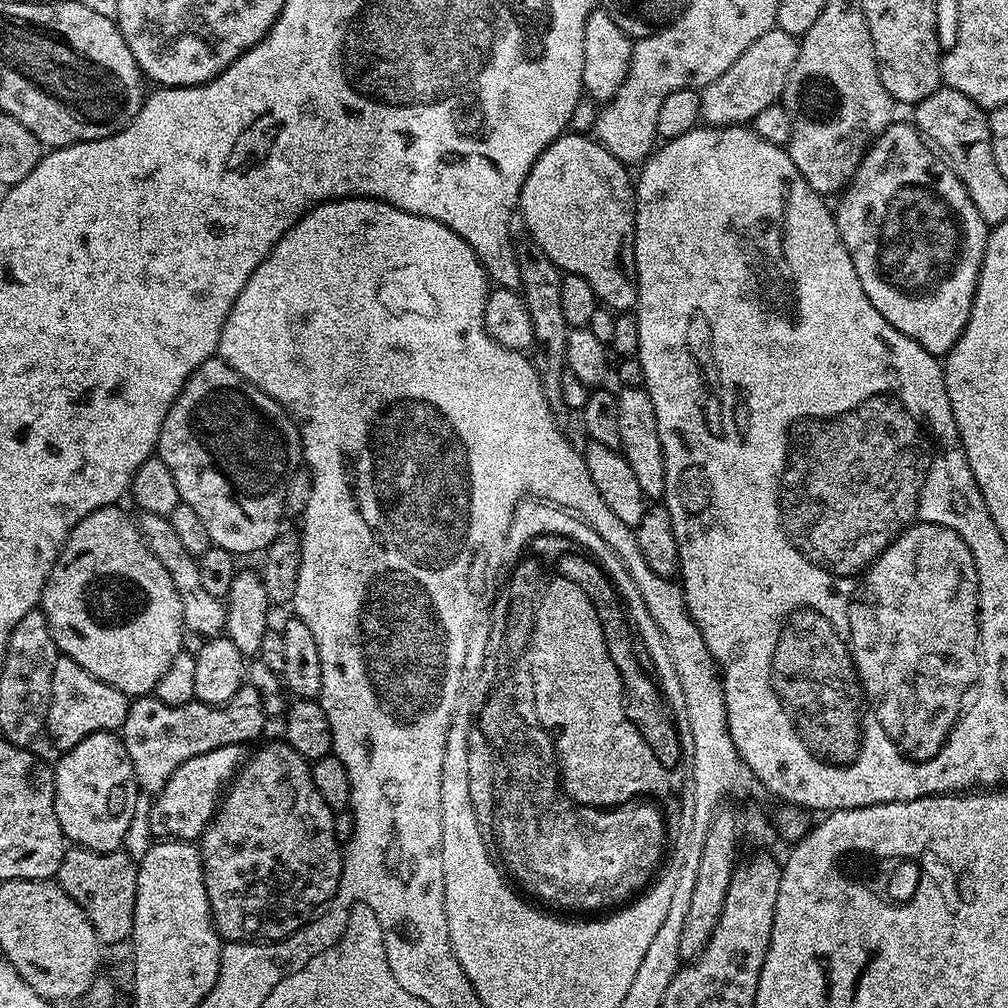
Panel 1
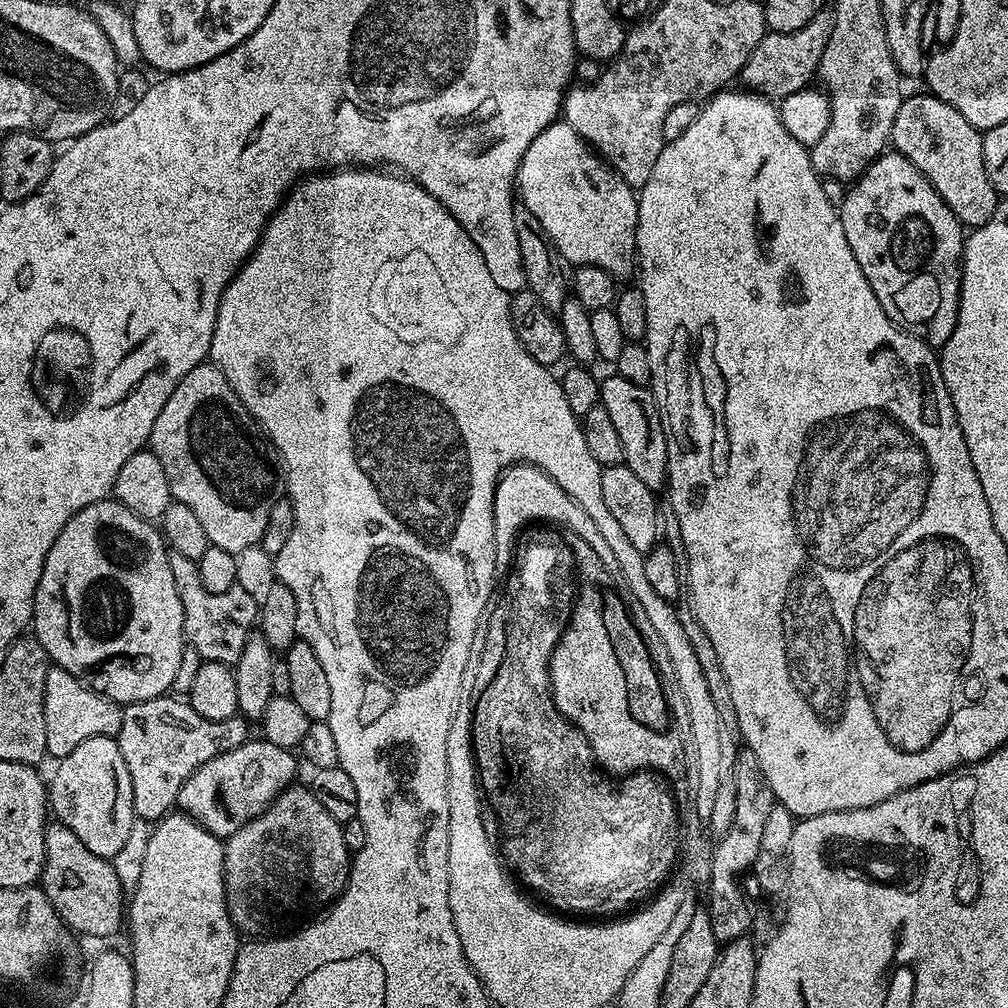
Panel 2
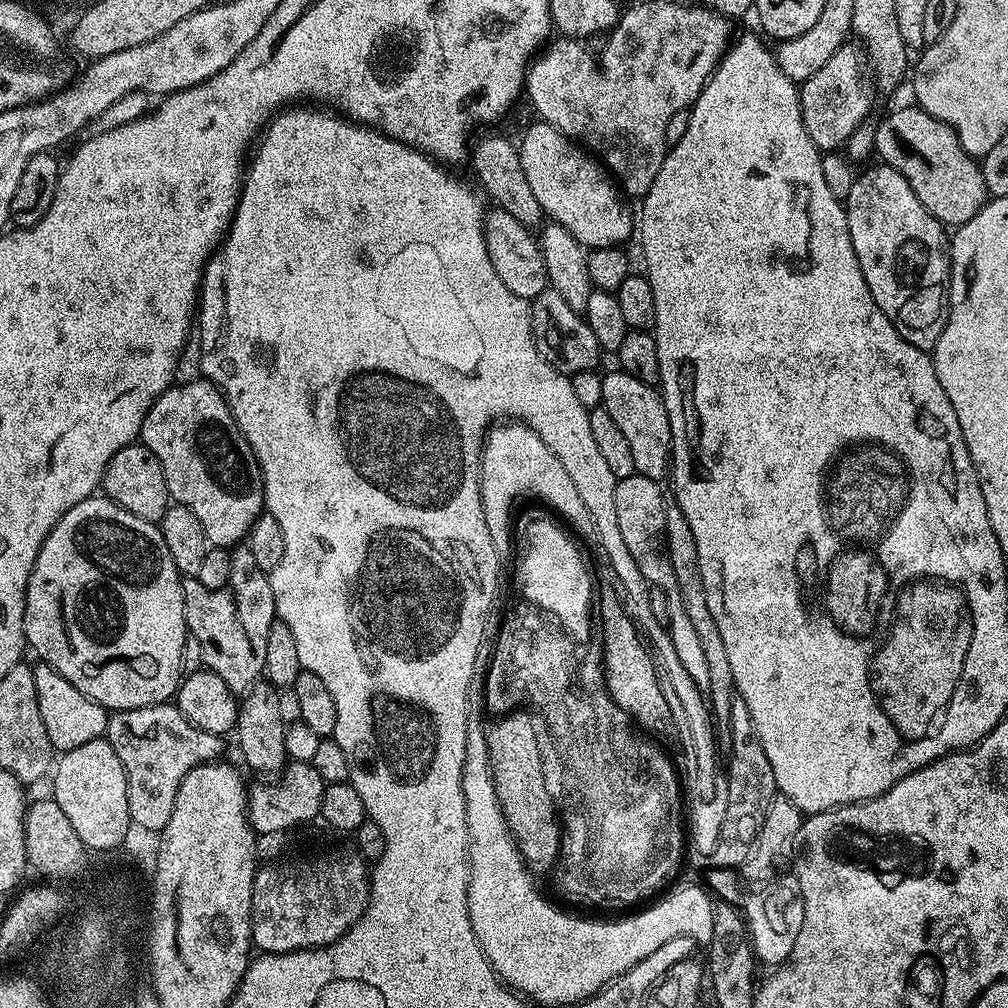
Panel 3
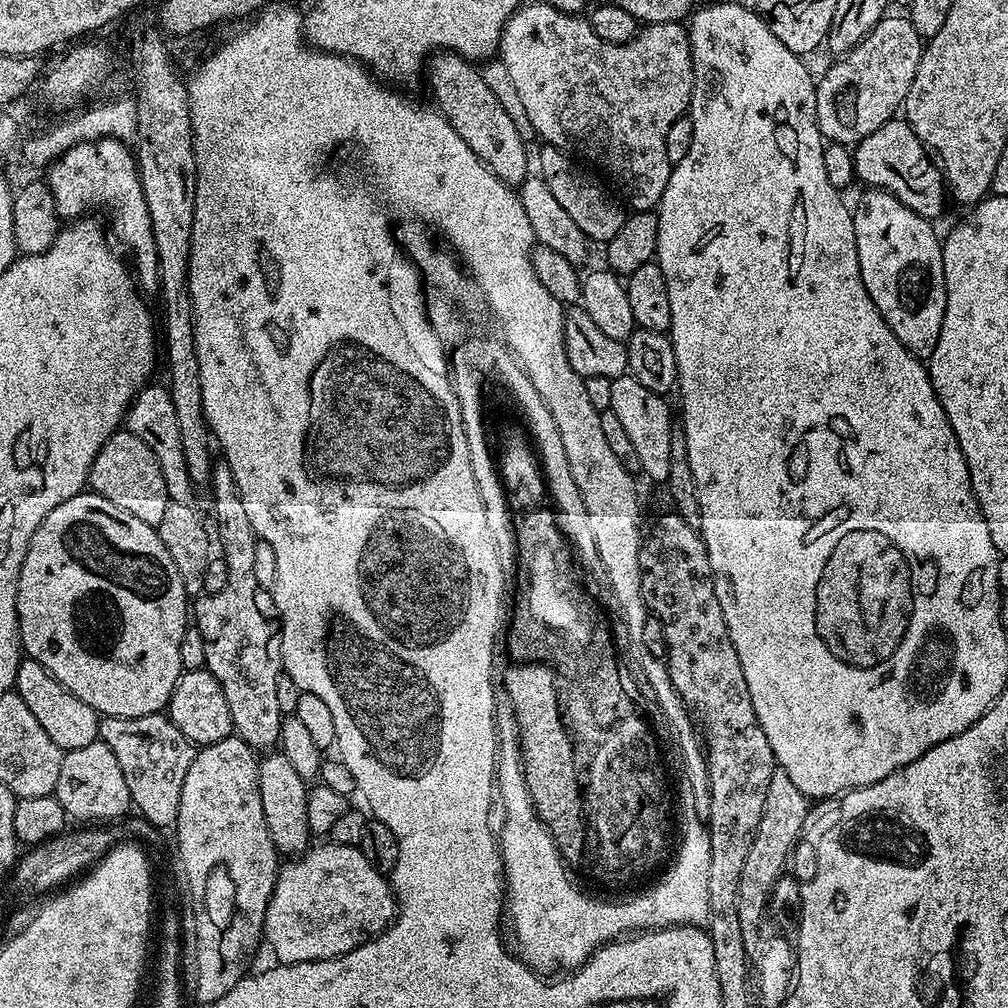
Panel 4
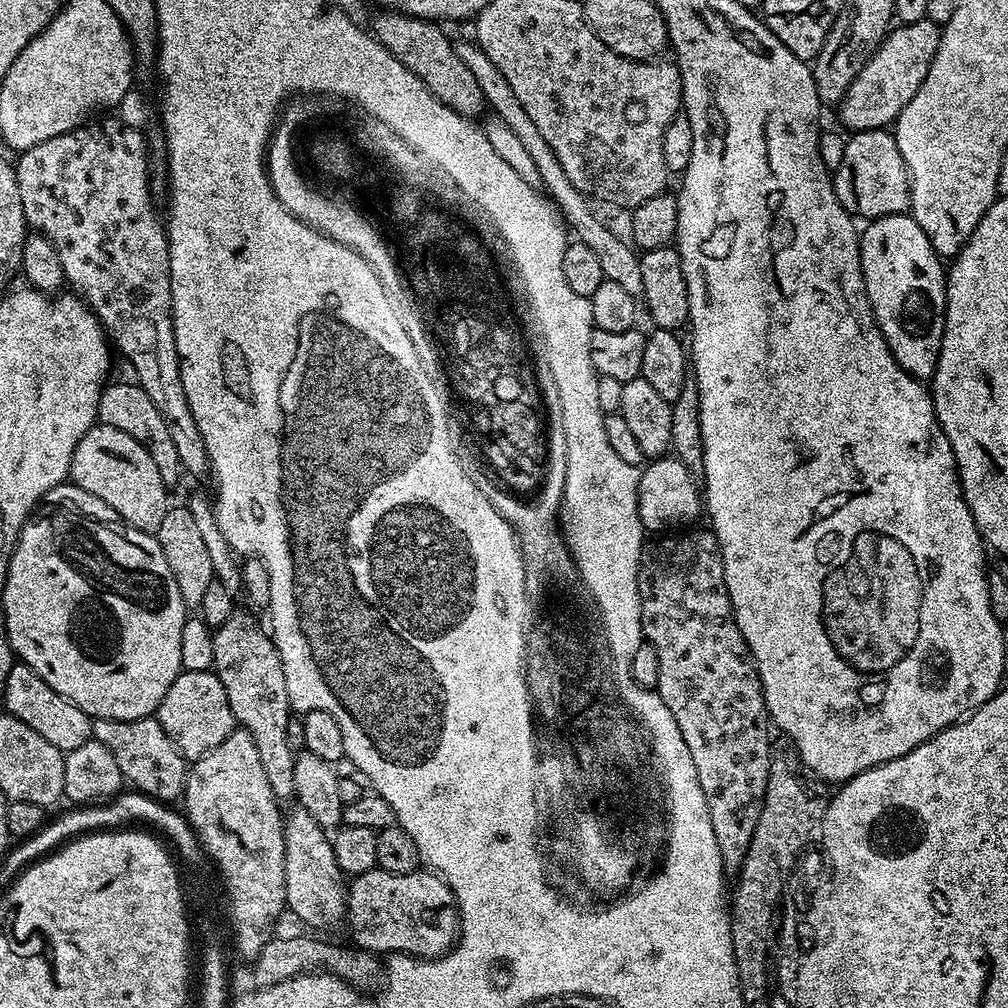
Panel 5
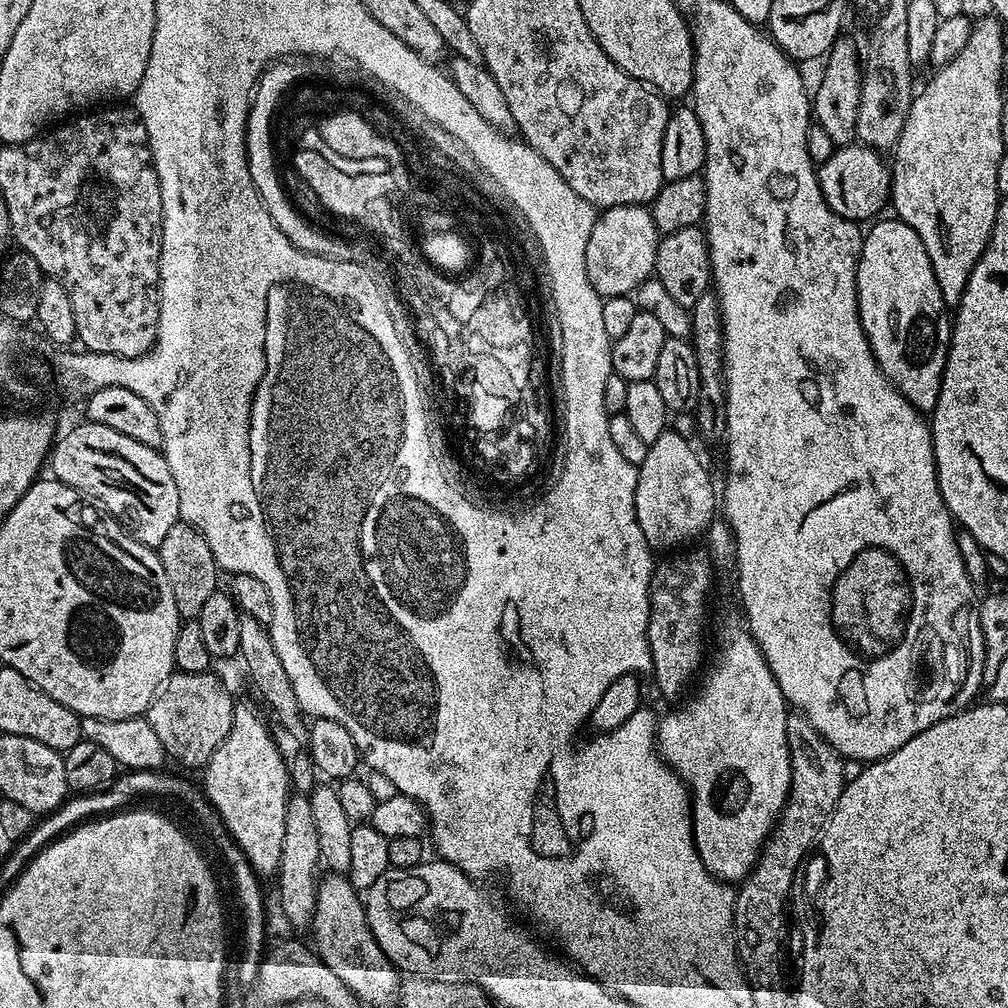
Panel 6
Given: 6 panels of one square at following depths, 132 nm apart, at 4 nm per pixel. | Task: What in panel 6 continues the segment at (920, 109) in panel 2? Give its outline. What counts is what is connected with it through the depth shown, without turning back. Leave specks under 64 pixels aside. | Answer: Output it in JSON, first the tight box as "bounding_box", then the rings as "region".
{"bounding_box":[818,142,892,222],"region":[[[853,142],[837,147],[834,153],[818,168],[820,189],[834,214],[857,222],[871,221],[890,200],[892,174],[889,161],[883,160],[881,153],[867,144]]]}

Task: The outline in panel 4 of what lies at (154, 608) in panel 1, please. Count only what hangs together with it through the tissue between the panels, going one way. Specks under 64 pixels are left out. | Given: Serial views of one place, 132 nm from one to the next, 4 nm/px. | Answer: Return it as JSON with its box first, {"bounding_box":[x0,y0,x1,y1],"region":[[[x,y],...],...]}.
{"bounding_box":[16,490,190,720],"region":[[[91,490],[79,492],[74,498],[54,506],[54,510],[50,510],[50,514],[42,518],[38,530],[34,530],[34,538],[30,538],[30,546],[26,550],[26,558],[22,562],[22,570],[18,578],[16,609],[23,655],[46,666],[50,675],[58,678],[58,682],[62,682],[62,686],[66,686],[70,694],[82,698],[82,702],[86,702],[86,706],[99,712],[101,717],[117,716],[119,720],[142,718],[155,716],[167,709],[174,686],[180,681],[182,669],[178,646],[182,646],[182,634],[190,624],[190,597],[186,594],[182,586],[182,578],[178,578],[178,569],[170,559],[170,554],[166,554],[166,546],[162,546],[162,538],[153,525],[134,518],[134,514],[121,514],[115,506],[106,502],[106,498]]]}

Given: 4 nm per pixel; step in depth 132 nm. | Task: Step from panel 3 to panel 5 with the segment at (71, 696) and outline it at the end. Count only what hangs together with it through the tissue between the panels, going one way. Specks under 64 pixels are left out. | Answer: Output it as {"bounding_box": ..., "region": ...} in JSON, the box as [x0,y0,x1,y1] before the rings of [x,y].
{"bounding_box":[2,663,93,754],"region":[[[13,663],[10,674],[6,674],[6,690],[2,694],[2,700],[3,711],[7,715],[18,718],[18,722],[26,722],[30,730],[35,730],[41,738],[46,738],[46,742],[50,742],[50,746],[60,752],[67,754],[78,750],[78,746],[92,739],[93,717],[87,716],[82,709],[74,706],[74,702],[62,698],[62,694],[46,686],[46,682],[42,682],[42,678],[38,678],[30,666]]]}

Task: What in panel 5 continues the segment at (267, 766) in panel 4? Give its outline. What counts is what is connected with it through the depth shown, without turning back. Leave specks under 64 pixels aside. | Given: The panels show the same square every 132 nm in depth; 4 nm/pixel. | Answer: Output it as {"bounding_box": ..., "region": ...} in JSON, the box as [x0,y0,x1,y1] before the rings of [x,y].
{"bounding_box":[283,806,348,934],"region":[[[292,806],[289,812],[287,809],[283,822],[287,911],[293,912],[308,927],[305,929],[328,934],[324,932],[343,925],[348,915],[346,877],[334,858],[329,833],[299,806]]]}

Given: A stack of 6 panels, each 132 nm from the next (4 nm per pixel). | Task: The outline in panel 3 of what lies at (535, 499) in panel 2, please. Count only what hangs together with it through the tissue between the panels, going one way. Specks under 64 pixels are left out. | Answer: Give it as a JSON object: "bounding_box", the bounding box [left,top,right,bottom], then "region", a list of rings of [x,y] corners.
{"bounding_box":[480,422,596,562],"region":[[[496,422],[489,427],[484,447],[480,450],[480,497],[482,510],[486,514],[486,526],[490,530],[490,542],[494,542],[494,554],[502,562],[511,561],[514,556],[510,521],[513,519],[512,503],[519,496],[533,496],[536,499],[533,501],[547,506],[581,537],[595,537],[596,527],[590,518],[590,510],[586,510],[586,502],[582,502],[582,494],[578,494],[574,478],[570,478],[566,466],[558,462],[554,450],[550,450],[550,446],[546,446],[546,442],[542,442],[539,434],[526,423]]]}

